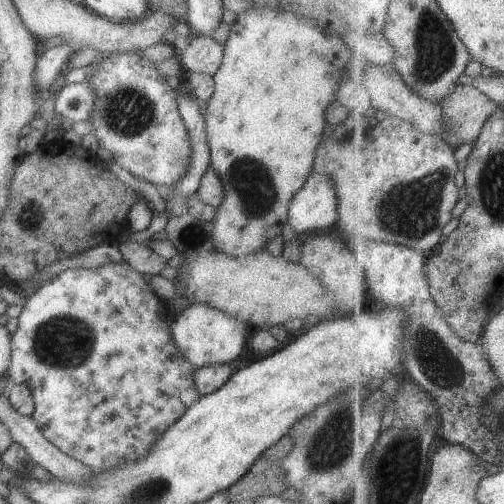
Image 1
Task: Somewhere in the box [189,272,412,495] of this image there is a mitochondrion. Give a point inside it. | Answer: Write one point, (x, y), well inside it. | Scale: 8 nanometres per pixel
(332, 448)

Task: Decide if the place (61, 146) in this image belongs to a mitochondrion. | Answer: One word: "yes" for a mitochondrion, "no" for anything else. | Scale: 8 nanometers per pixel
no

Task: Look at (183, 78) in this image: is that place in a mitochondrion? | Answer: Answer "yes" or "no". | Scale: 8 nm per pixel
no

